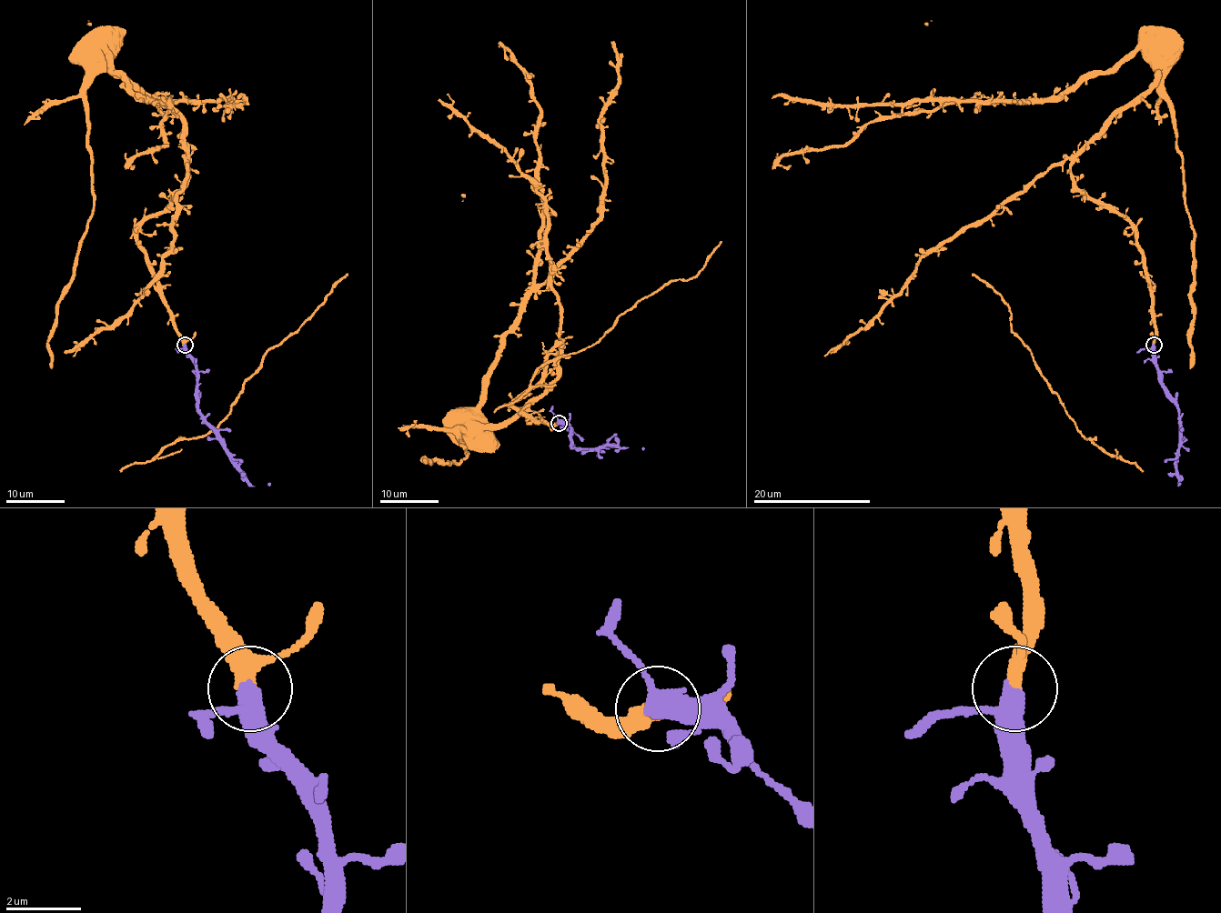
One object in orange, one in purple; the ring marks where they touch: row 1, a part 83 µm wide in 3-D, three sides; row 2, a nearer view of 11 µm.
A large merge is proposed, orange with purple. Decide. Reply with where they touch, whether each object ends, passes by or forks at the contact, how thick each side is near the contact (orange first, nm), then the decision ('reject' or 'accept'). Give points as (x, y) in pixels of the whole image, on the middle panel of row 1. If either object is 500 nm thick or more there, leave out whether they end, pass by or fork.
(559, 423) | orange passes by | purple passes by | 320/400 nm | accept

